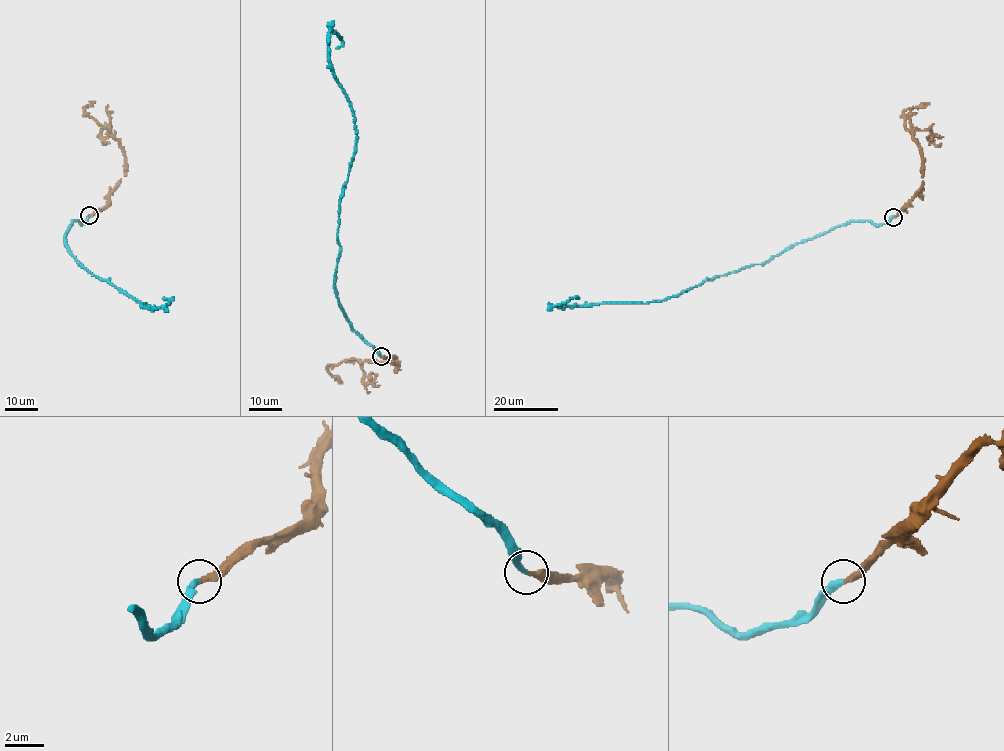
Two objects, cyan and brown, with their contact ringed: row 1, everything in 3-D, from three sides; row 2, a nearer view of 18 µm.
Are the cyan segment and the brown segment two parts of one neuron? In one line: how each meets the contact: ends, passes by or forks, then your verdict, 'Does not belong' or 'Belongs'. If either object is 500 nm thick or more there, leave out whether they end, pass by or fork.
At the ring cyan ends. At the ring brown ends. Belongs

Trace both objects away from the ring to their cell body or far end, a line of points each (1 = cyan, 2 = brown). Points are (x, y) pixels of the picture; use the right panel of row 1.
1: (894, 217), (879, 225), (867, 221), (835, 226), (767, 261), (715, 276), (661, 300), (557, 306), (577, 297)
2: (894, 217), (904, 210), (922, 182), (921, 149), (904, 124), (903, 112), (928, 103)

